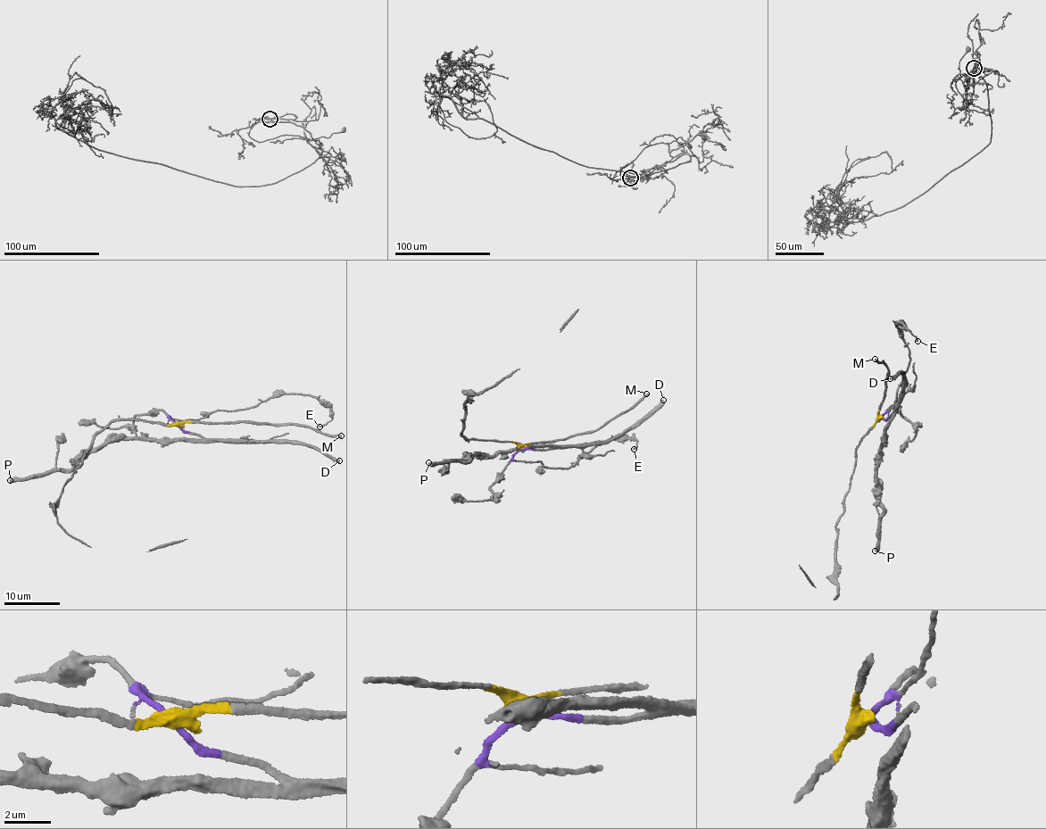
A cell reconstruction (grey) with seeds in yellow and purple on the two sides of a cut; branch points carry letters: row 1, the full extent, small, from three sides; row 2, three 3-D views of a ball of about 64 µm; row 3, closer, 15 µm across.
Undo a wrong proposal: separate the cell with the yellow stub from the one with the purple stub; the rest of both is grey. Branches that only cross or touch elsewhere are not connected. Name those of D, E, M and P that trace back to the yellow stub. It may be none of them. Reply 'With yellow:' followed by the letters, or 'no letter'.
With yellow: M

